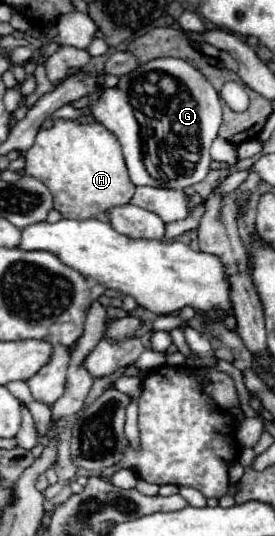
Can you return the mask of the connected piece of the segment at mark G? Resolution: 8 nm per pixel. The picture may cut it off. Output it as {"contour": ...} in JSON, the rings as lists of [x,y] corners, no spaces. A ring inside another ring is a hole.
{"contour":[[[172,57],[152,59],[152,61],[148,61],[148,63],[140,65],[140,67],[136,67],[136,71],[132,71],[132,73],[128,73],[128,75],[122,75],[122,77],[118,79],[118,85],[116,85],[116,87],[102,89],[102,93],[100,93],[100,97],[98,97],[98,101],[96,101],[94,105],[84,107],[84,109],[78,109],[78,107],[62,107],[62,109],[58,109],[58,113],[54,113],[54,117],[50,117],[50,121],[46,121],[46,125],[42,125],[42,127],[50,127],[52,121],[58,119],[58,117],[76,119],[78,115],[92,115],[96,121],[100,121],[102,125],[106,125],[106,127],[118,137],[118,141],[120,141],[120,145],[122,145],[122,151],[124,151],[126,167],[128,167],[128,171],[130,171],[130,179],[132,179],[134,185],[166,187],[166,189],[178,189],[178,191],[200,183],[200,181],[208,175],[208,171],[210,171],[210,161],[212,161],[212,159],[210,159],[210,143],[214,141],[214,137],[218,135],[218,127],[222,125],[222,105],[220,105],[220,97],[218,97],[216,89],[214,89],[214,87],[206,81],[206,77],[204,77],[198,69],[194,69],[190,63],[186,63],[186,61],[182,61],[182,59],[172,59]]]}

